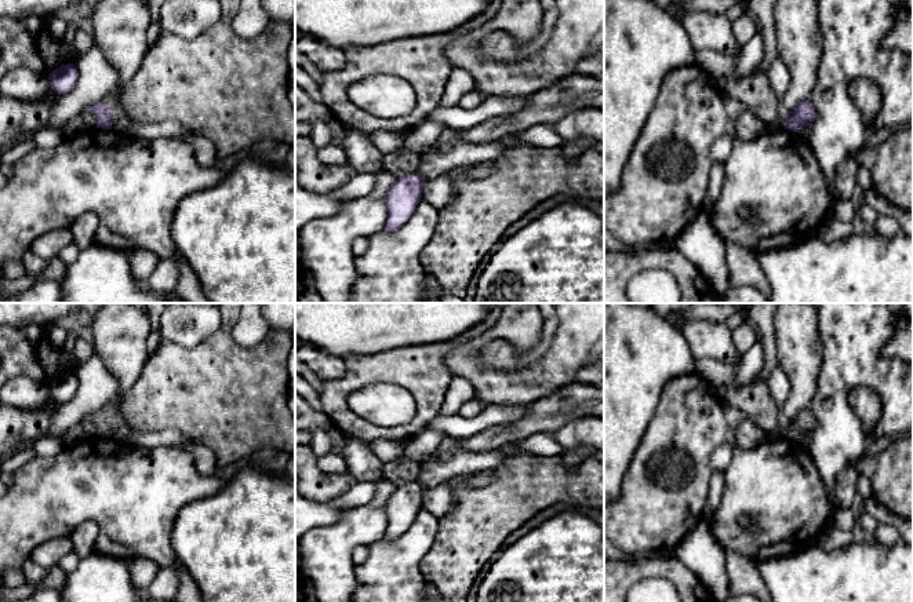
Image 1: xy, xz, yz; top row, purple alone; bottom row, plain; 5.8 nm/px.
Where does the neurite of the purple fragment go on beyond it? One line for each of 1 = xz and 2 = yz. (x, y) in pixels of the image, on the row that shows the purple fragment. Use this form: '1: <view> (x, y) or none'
1: none
2: none

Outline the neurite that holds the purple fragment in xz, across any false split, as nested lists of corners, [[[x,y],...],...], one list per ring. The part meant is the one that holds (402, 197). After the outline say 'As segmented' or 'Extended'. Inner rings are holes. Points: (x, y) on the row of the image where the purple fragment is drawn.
[[[414,172],[397,178],[392,183],[383,198],[388,207],[388,222],[385,231],[394,231],[401,227],[414,214],[417,205],[422,201],[423,178]]]. As segmented

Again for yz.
[[[810,99],[803,101],[793,112],[787,112],[785,129],[799,132],[803,127],[811,125],[815,118],[815,109]]]. As segmented

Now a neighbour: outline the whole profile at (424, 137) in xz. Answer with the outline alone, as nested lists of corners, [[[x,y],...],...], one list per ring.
[[[425,120],[410,129],[404,146],[419,153],[433,149],[445,128],[443,123]]]

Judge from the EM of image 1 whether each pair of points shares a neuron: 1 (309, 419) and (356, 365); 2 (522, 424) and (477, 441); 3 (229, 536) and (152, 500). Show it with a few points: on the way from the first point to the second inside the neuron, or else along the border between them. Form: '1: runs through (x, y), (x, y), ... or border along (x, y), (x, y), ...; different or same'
1: border along (322, 411), (330, 420); different
2: runs through (510, 433), (488, 440); same
3: border along (207, 497), (189, 502), (178, 513), (171, 544); different

